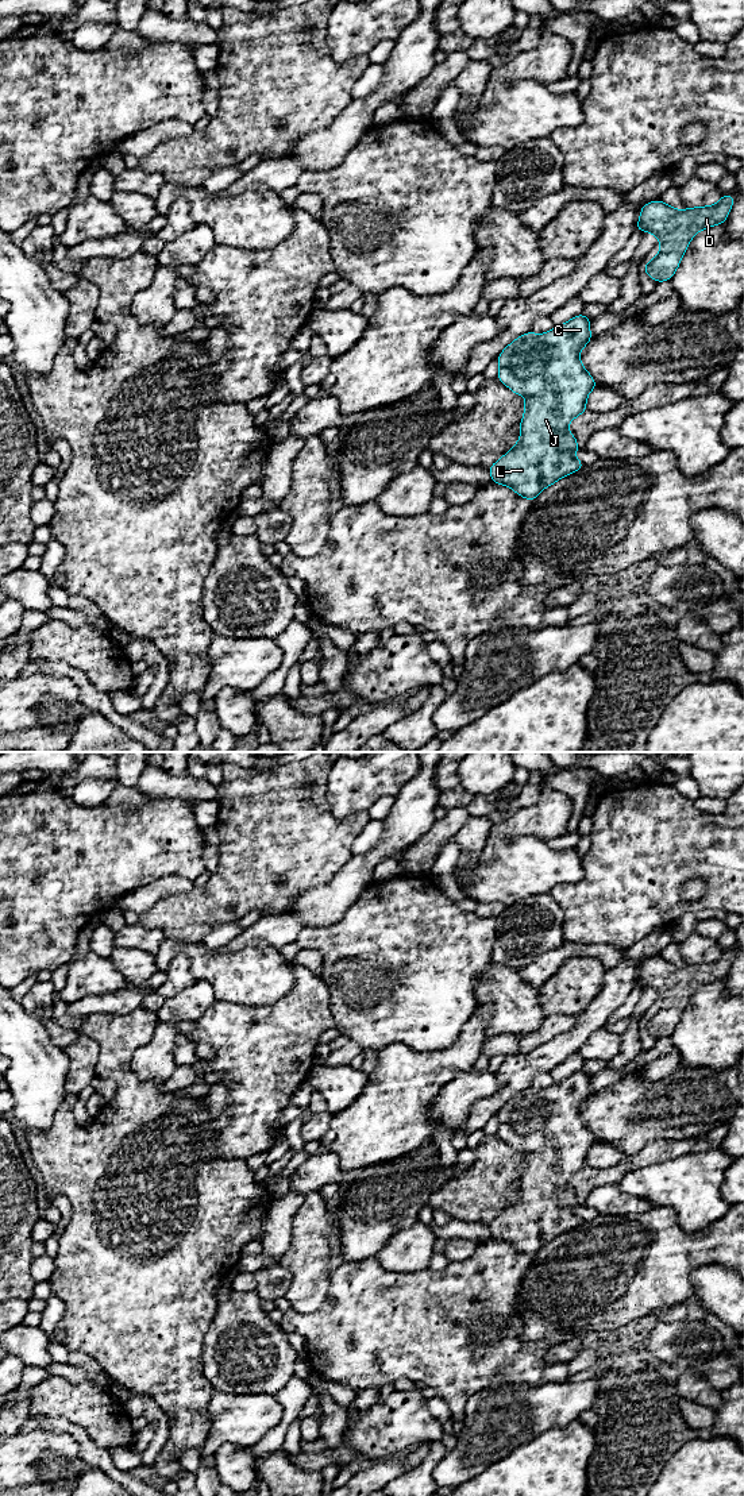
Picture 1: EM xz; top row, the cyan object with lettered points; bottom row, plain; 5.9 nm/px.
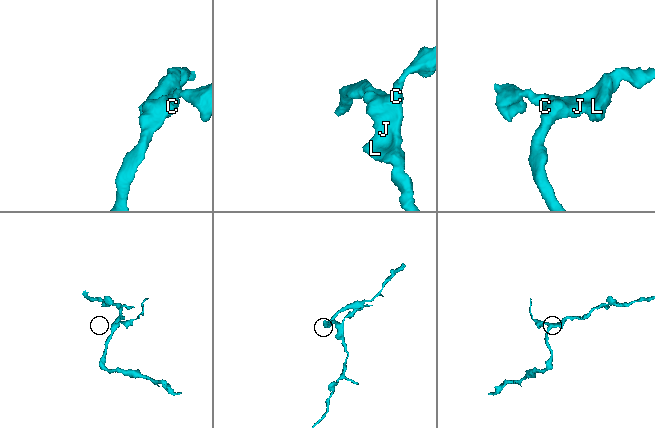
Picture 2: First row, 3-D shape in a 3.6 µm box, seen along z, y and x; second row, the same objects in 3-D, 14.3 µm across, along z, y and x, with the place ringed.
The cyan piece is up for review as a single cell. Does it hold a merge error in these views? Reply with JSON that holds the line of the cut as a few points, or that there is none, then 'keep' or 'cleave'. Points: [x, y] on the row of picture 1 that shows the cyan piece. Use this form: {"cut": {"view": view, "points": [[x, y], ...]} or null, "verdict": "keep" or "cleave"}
{"cut": null, "verdict": "keep"}

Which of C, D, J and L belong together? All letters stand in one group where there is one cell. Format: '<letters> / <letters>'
C D J L

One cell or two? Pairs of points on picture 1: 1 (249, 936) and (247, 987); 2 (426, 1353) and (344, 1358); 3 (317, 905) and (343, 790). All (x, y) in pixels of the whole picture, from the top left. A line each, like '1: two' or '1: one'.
1: two
2: one
3: two

